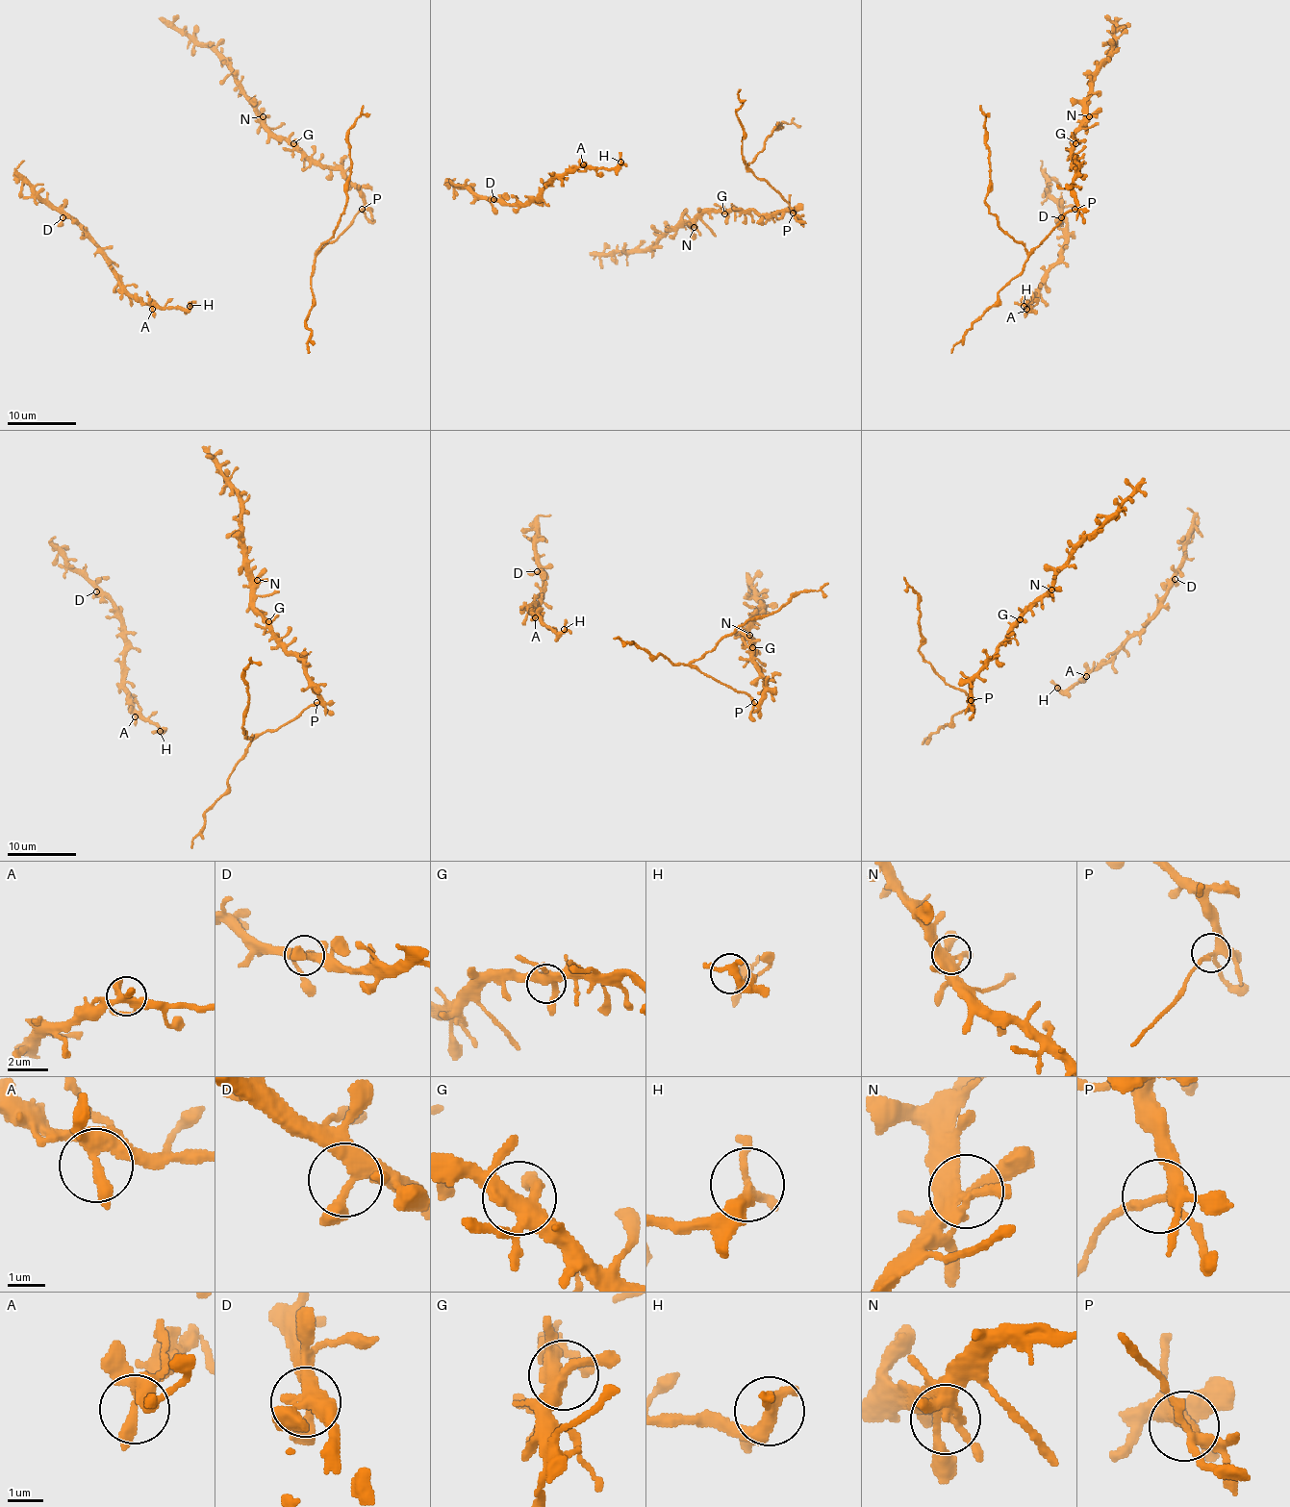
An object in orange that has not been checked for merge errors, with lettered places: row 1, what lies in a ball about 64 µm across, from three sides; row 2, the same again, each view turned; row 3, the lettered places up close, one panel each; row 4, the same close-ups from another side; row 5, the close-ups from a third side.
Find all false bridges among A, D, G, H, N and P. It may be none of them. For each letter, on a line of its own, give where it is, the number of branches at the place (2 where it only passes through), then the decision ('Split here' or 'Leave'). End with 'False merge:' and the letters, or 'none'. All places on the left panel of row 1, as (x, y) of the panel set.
A: Place: (152, 309). Branches: 4. Leave
D: Place: (63, 217). Branches: 3. Leave
G: Place: (293, 143). Branches: 4. Leave
H: Place: (189, 306). Branches: 2. Leave
N: Place: (263, 116). Branches: 4. Leave
P: Place: (362, 209). Branches: 4. Split here
False merge: P

